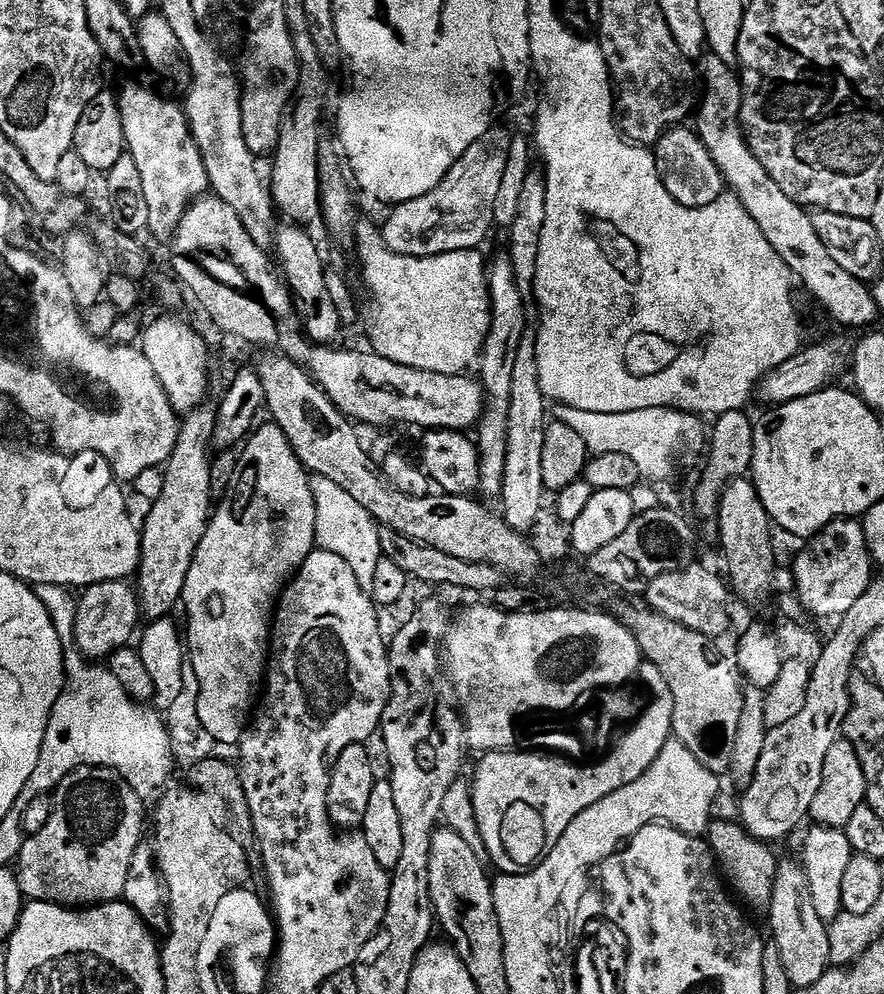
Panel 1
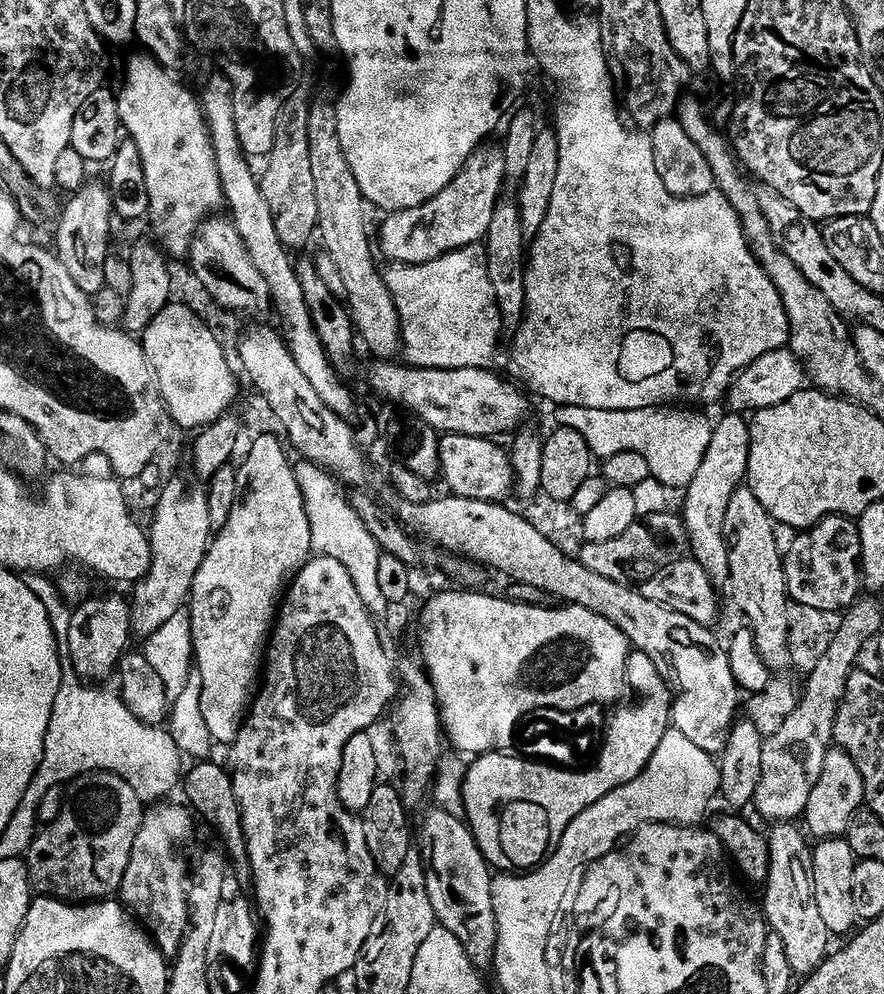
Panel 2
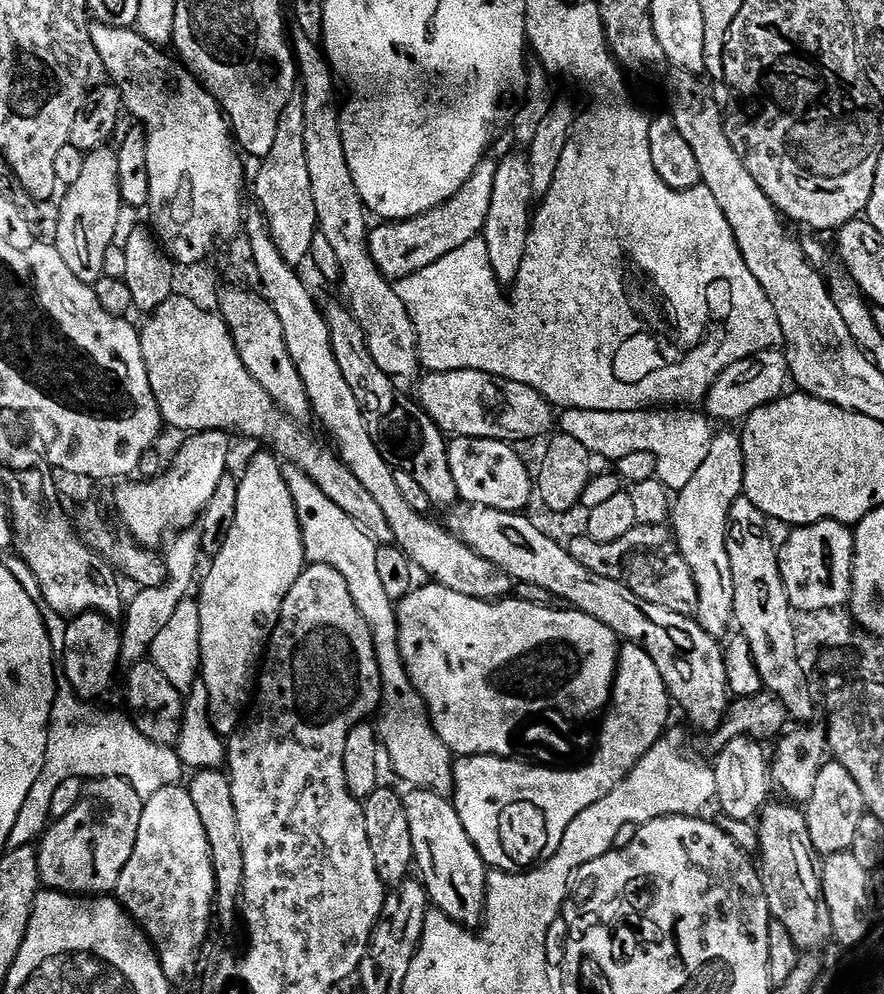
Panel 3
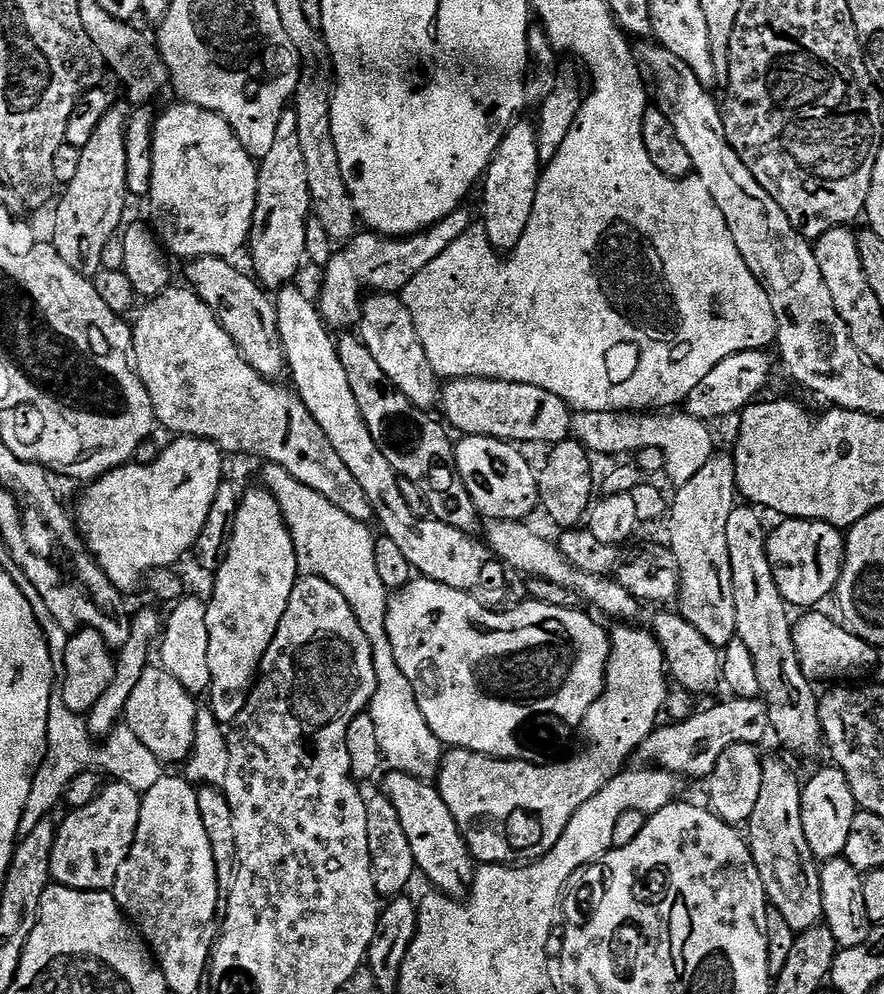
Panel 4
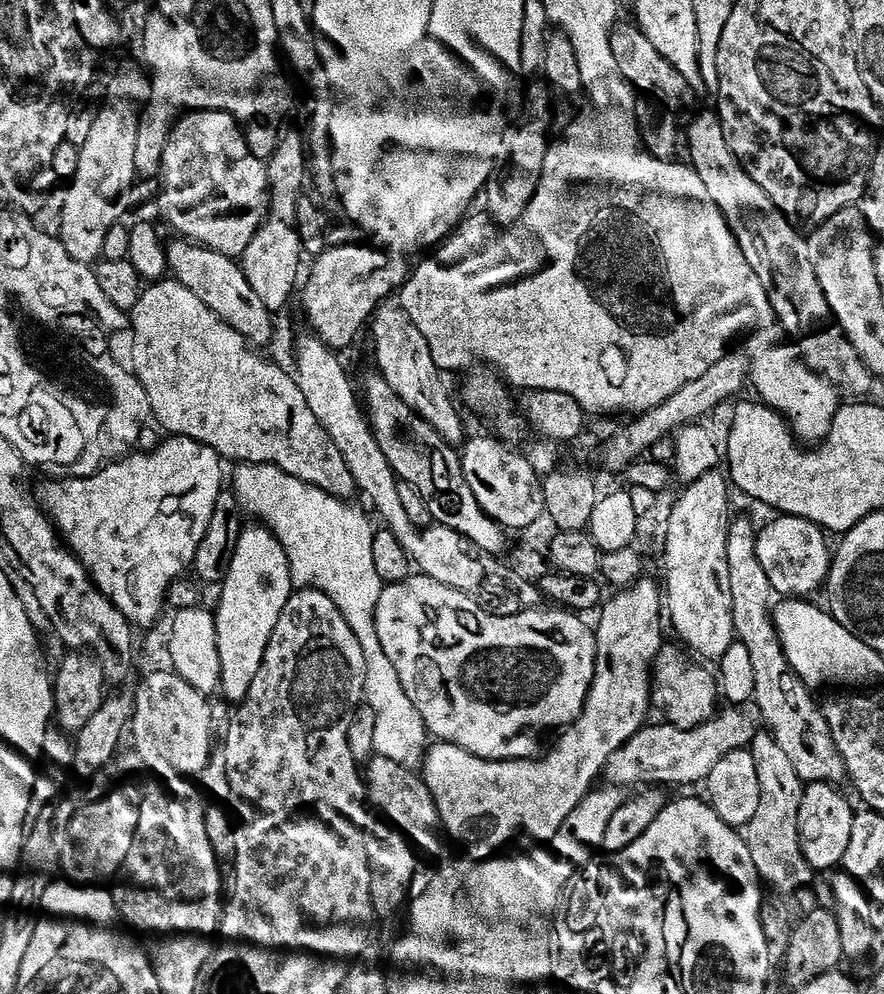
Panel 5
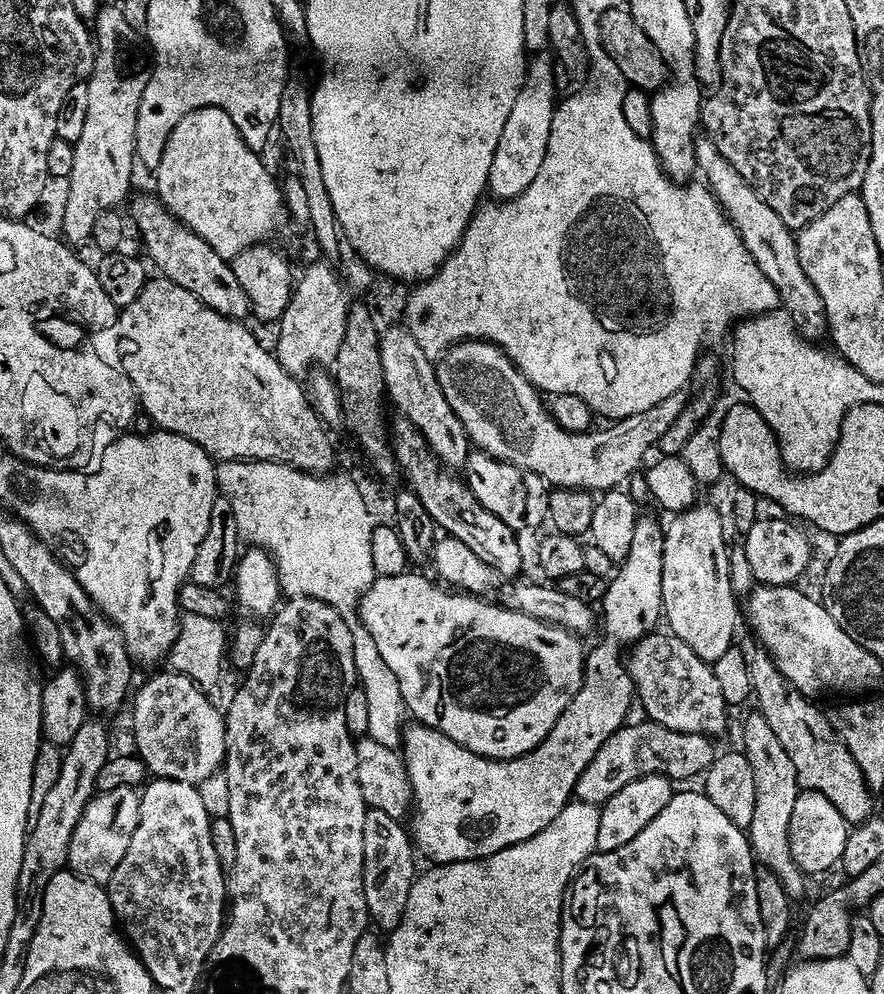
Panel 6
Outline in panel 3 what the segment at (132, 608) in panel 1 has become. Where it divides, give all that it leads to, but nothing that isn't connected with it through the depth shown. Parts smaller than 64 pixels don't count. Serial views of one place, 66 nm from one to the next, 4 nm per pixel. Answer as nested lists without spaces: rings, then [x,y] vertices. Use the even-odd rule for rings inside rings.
[[[84,612],[68,620],[66,646],[62,657],[62,674],[70,682],[72,691],[77,696],[92,702],[112,684],[116,676],[116,667],[121,667],[120,634],[117,627],[108,617],[97,612]]]

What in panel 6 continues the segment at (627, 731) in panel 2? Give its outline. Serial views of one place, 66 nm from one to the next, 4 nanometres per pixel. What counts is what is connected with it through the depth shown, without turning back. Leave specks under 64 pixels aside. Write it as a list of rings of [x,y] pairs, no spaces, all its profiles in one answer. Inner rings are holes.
[[[637,519],[634,526],[634,543],[630,545],[630,554],[619,565],[618,571],[611,577],[602,603],[602,628],[604,624],[604,644],[589,651],[584,671],[588,673],[587,687],[576,699],[572,712],[559,719],[559,729],[552,739],[541,748],[536,756],[528,760],[490,760],[487,756],[474,754],[469,748],[463,748],[458,742],[446,738],[433,728],[419,722],[405,727],[402,733],[402,755],[410,774],[414,797],[414,815],[410,820],[410,832],[414,844],[421,853],[425,852],[433,865],[461,864],[471,860],[485,860],[507,848],[518,846],[546,830],[567,804],[573,803],[578,778],[594,762],[594,754],[606,746],[606,742],[619,728],[629,723],[628,711],[637,699],[636,684],[628,673],[626,648],[623,644],[635,646],[653,635],[662,624],[664,599],[662,598],[662,558],[664,557],[663,523],[656,520]]]

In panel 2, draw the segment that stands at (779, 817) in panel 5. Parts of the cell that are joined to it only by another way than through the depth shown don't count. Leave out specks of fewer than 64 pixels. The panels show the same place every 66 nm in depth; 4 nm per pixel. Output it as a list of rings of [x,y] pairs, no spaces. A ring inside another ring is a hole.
[[[780,822],[773,827],[775,829],[771,834],[768,834],[767,844],[770,866],[768,879],[762,888],[762,891],[764,891],[762,911],[769,929],[776,932],[778,938],[782,938],[782,946],[786,946],[786,958],[790,958],[790,966],[793,973],[797,977],[807,978],[816,971],[816,967],[829,955],[828,939],[830,939],[830,933],[826,922],[822,922],[822,913],[818,911],[818,902],[816,901],[814,886],[812,885],[813,849],[810,847],[810,844],[808,848],[807,842],[796,826],[790,822]]]

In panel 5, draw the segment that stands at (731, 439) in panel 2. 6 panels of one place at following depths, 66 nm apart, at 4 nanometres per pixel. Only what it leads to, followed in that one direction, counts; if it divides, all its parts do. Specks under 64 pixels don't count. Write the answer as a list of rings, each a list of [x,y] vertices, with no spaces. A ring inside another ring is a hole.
[[[713,470],[702,474],[702,478],[698,478],[695,482],[687,485],[683,490],[684,493],[679,494],[678,499],[673,506],[673,513],[670,517],[669,533],[666,535],[666,542],[662,551],[664,557],[664,580],[662,579],[662,588],[666,593],[666,616],[676,627],[681,638],[693,648],[700,656],[712,662],[719,661],[722,654],[726,654],[726,650],[730,650],[730,646],[736,640],[736,627],[734,626],[734,610],[732,609],[732,595],[730,594],[730,566],[726,562],[726,538],[728,537],[728,526],[730,523],[730,515],[728,516],[728,488],[730,489],[730,480],[723,471]]]

